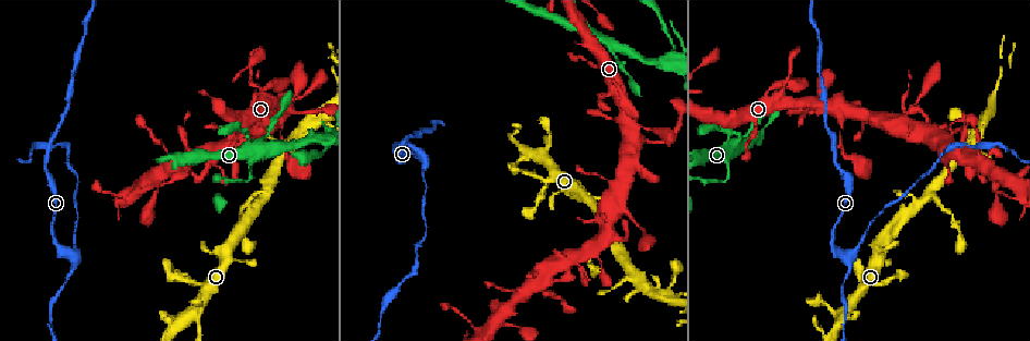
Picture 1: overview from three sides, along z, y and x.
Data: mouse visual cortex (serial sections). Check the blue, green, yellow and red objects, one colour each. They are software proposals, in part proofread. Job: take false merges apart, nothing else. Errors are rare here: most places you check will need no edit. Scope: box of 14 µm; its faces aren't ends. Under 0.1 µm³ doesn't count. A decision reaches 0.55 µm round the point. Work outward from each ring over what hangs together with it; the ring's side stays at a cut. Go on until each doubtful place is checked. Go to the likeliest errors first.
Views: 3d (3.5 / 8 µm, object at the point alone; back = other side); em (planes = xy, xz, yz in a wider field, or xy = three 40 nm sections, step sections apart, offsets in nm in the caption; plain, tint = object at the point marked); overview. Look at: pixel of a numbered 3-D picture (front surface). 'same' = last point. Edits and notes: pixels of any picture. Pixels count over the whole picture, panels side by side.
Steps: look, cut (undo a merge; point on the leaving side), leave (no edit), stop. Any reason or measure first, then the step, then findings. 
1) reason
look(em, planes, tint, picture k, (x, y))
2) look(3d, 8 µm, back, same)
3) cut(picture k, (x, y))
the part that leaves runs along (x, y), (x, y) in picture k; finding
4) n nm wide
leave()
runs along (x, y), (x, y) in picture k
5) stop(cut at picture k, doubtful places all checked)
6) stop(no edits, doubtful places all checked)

sharp bend
look(3d, 8 µm, back, picture 1, (249, 167))

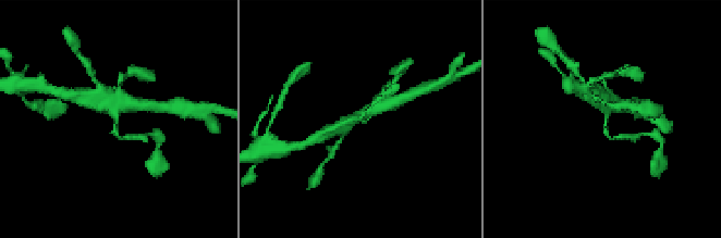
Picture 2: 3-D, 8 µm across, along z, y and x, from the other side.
3 arms; arms of 150, 350, 350 nm
look(em, planes, tint, picture 2, (116, 118))

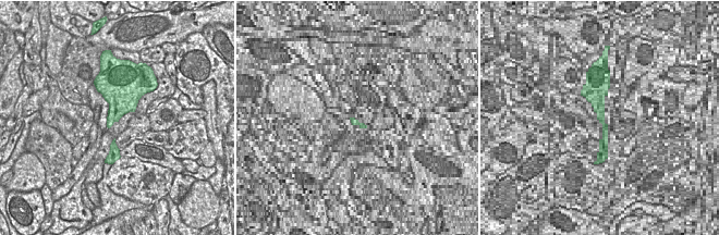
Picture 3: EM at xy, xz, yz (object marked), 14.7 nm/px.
leave()
runs along (132, 103), (115, 103), (114, 133), (125, 137) in picture 2; one cell here

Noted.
calibre changes
look(3d, 3.5 µm, picture 1, (322, 137))

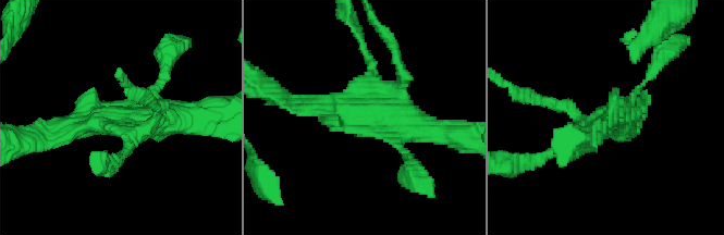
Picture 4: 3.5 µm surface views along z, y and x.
4 arms; arms of 150, 200, 250, 300 nm; need the tissue
look(em, xy, step 3, tint, picture 4, (597, 116))

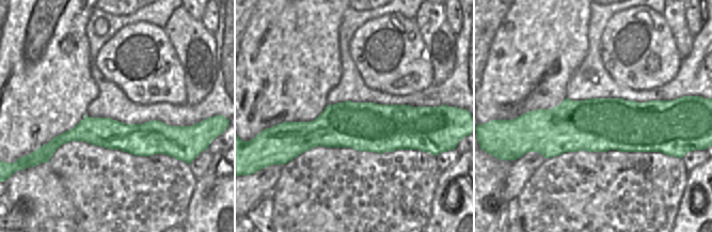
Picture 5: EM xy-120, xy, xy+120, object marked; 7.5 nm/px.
leave()
runs along (294, 101), (357, 110), (371, 99), (364, 51) in picture 4; one cell here

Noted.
look(3d, 3.5 µm, back, picture 1, (424, 158))

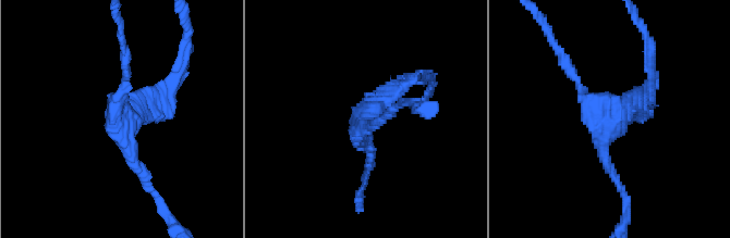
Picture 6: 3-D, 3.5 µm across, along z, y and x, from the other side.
3 arms; arms of 150, 150, 200 nm
look(em, xy, step 2, tint, picture 6, (365, 118))

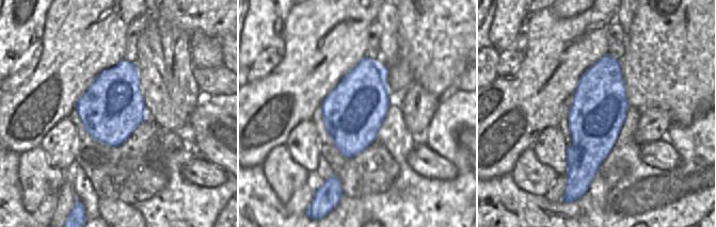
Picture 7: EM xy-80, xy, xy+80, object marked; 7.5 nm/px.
look(em, xy, step 1, tint, same)

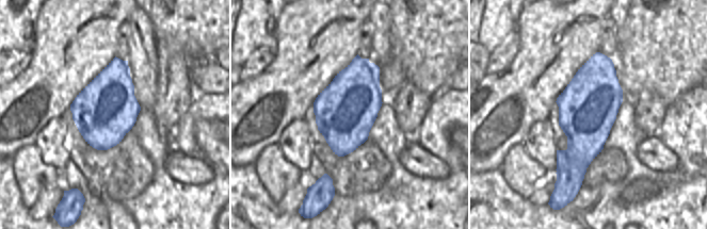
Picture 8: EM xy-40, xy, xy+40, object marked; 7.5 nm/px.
leave()
all the same cell

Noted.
stop(no edits, doubtful places all checked)

